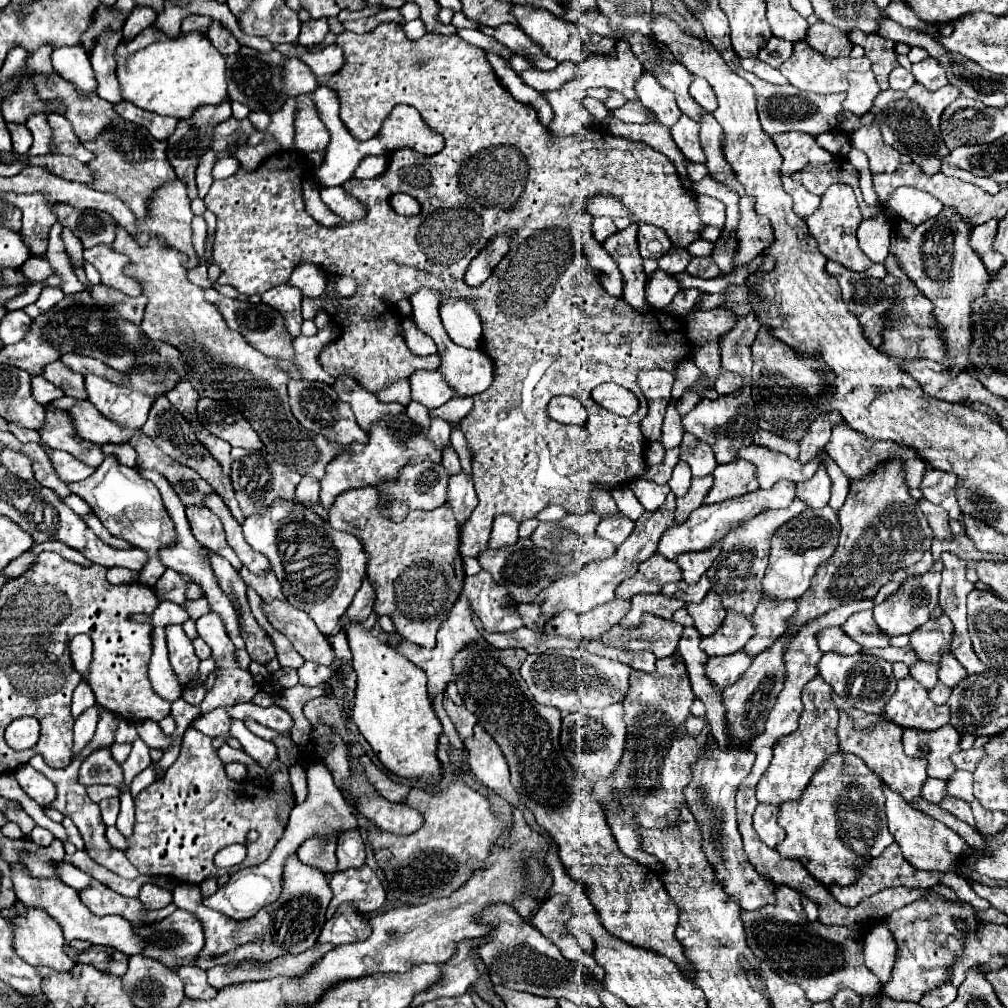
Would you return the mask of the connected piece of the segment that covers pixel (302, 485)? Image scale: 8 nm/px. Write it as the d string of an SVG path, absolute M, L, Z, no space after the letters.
M303 476L303 480L297 486L297 500L303 506L309 506L317 516L327 520L327 510L319 502L319 482L317 480L313 480L309 476Z

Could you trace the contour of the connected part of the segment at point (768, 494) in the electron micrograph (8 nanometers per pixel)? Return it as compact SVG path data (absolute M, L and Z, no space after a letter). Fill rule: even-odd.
M781 480L777 482L777 486L773 486L771 490L755 490L751 494L745 494L741 498L733 498L733 500L725 500L725 502L719 502L719 504L709 504L709 506L699 506L697 510L693 510L693 514L687 518L687 522L683 524L675 524L671 526L661 542L659 542L659 548L657 552L661 556L665 556L667 560L675 560L679 554L685 554L685 552L697 552L697 550L707 550L709 546L713 546L715 542L723 540L729 530L733 530L735 526L739 526L741 522L757 516L759 512L763 510L769 510L769 508L785 508L789 506L793 500L797 498L797 488L793 482L789 480Z

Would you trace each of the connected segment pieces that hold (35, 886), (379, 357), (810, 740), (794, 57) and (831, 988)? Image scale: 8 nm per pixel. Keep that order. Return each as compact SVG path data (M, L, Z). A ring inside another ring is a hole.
M11 866L11 874L13 874L13 888L17 894L17 900L21 900L25 906L37 906L37 908L47 910L47 914L51 918L55 918L59 922L59 926L63 928L63 936L67 942L79 938L79 940L87 940L91 944L117 948L119 952L123 952L127 956L137 956L137 954L141 954L141 950L145 950L145 942L141 942L141 938L133 932L133 926L129 926L127 920L123 920L121 916L91 914L89 908L79 900L79 894L73 888L69 888L67 884L63 884L61 880L31 878L31 874L27 874L27 870L23 866Z
M383 22L367 34L343 30L337 34L335 44L343 48L343 68L335 74L317 76L317 82L337 92L341 120L353 138L377 136L383 120L397 104L411 104L425 122L445 138L445 148L433 156L423 156L409 148L395 150L389 154L387 170L381 176L343 182L343 188L367 206L367 216L361 222L345 222L337 228L325 228L307 214L301 184L309 168L303 158L295 154L279 152L265 158L253 172L239 168L231 178L215 180L205 196L205 206L217 216L213 248L213 260L221 268L217 284L229 284L245 296L263 294L287 282L291 272L303 262L319 266L329 276L355 278L357 292L351 298L329 294L325 300L325 312L341 330L337 340L321 350L319 362L329 376L339 378L341 374L349 374L371 394L377 394L397 380L409 378L417 370L435 370L439 366L437 354L421 358L407 350L399 334L401 314L395 308L399 300L407 300L409 294L415 294L419 288L433 288L443 300L473 298L473 306L477 306L483 322L479 348L493 358L493 382L489 390L473 396L473 410L461 420L461 430L473 454L473 482L479 504L461 526L459 552L473 558L483 552L491 536L493 518L499 514L507 514L519 524L535 518L551 504L563 506L569 514L587 514L593 508L593 490L625 486L633 478L641 478L649 468L643 450L647 440L641 432L641 420L647 410L645 396L637 386L637 372L663 368L677 376L677 364L695 358L695 342L673 314L637 314L623 298L609 296L599 282L599 272L589 266L587 256L575 244L569 226L577 216L587 212L589 198L611 194L631 212L631 222L659 226L675 246L687 248L705 228L699 218L695 192L681 184L667 156L643 142L613 136L603 128L585 128L577 132L577 136L551 140L537 112L531 106L521 106L521 102L511 98L505 86L497 82L485 52L467 44L457 34L425 34L414 42L406 37L401 25ZM397 192L411 194L419 200L421 214L411 218L399 216L389 206L389 198ZM505 232L509 234L509 252L493 268L487 282L479 288L469 288L463 282L469 262L495 236ZM603 382L615 382L631 390L639 398L637 414L625 418L601 408L591 398L591 390ZM561 394L573 396L585 406L589 418L583 426L559 424L547 416L549 400Z
M817 676L809 684L805 684L805 690L803 690L805 710L799 718L799 728L793 734L783 736L775 744L773 760L757 786L759 802L779 806L781 802L801 798L801 792L805 790L805 782L811 780L811 776L829 758L829 754L839 750L839 738L835 734L839 714L837 714L837 706L833 706L831 694L833 694L833 690L821 676Z
M805 40L795 42L793 44L793 54L779 66L779 72L789 80L789 84L793 84L799 90L805 92L820 93L837 93L837 91L847 91L849 88L849 81L847 80L847 73L851 70L857 72L867 72L869 70L869 59L866 56L860 58L838 58L838 60L825 60L823 54L815 52Z
M777 886L777 904L767 906L759 912L741 912L745 922L747 946L753 950L755 958L769 962L775 974L781 974L787 982L801 986L811 1002L831 1000L837 990L849 988L861 996L875 996L881 990L875 974L865 966L863 954L863 934L851 928L825 926L823 930L809 930L815 922L805 918L801 896L787 886Z

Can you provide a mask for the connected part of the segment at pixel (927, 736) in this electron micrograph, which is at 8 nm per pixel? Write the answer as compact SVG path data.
M943 726L939 730L905 728L903 730L903 750L909 756L927 756L927 774L933 778L947 780L955 766L949 760L951 752L959 750L959 732L953 726Z

